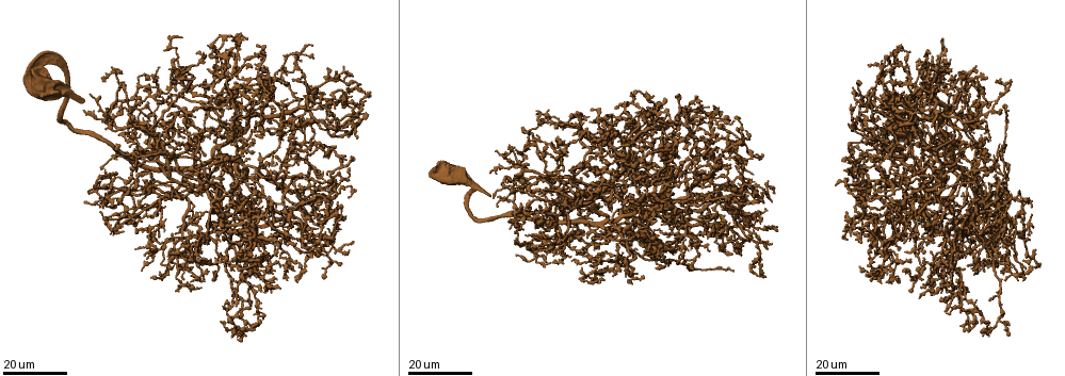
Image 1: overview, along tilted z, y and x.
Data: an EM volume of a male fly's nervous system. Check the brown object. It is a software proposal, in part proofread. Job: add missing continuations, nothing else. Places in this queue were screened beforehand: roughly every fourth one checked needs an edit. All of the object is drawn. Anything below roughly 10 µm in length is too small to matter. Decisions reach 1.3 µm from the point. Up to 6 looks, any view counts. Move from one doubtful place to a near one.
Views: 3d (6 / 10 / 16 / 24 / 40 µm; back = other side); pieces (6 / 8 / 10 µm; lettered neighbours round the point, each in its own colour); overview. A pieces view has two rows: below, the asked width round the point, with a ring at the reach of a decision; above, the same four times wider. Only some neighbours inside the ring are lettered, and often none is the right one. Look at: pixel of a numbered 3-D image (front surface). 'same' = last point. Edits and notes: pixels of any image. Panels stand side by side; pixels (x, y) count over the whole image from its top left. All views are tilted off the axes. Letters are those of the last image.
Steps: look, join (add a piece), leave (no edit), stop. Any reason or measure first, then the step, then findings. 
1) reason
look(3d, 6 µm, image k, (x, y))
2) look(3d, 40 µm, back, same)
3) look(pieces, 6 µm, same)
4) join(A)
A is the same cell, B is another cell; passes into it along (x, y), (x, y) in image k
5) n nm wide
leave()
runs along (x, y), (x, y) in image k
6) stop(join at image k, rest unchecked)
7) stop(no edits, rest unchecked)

branch stops here
look(3d, 24 µm, image 1, (719, 167))

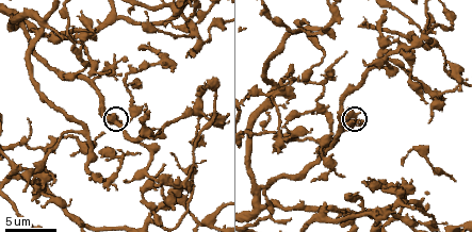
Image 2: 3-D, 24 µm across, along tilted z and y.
zoom in
look(3d, 10 µm, image 2, (360, 110))

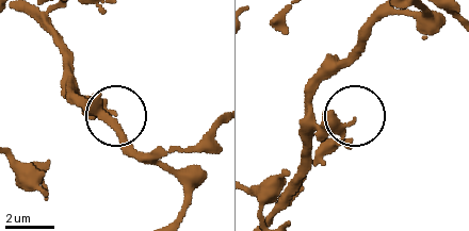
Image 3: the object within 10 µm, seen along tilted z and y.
see the neighbours
look(pieces, 10 µm, image 3, (113, 112))

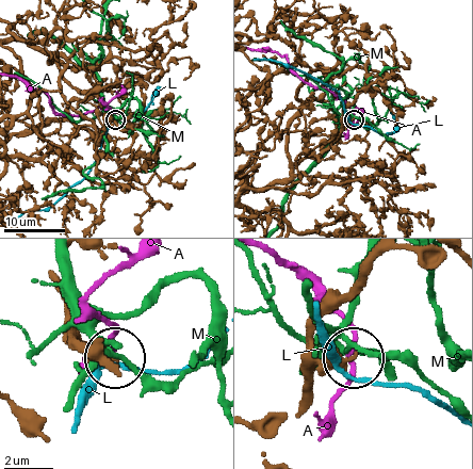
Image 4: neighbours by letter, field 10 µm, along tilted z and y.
leave()
A, L and M are other cells; runs along (300, 402), (313, 372), (348, 358) in image 4; none of them fits

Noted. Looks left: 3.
branch stops here
look(3d, 6 µm, image 2, (149, 112))

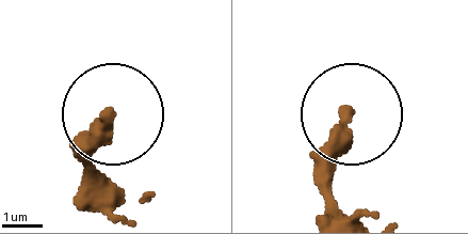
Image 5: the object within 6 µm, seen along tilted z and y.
see the neighbours
look(pieces, 10 µm, image 5, (106, 116))

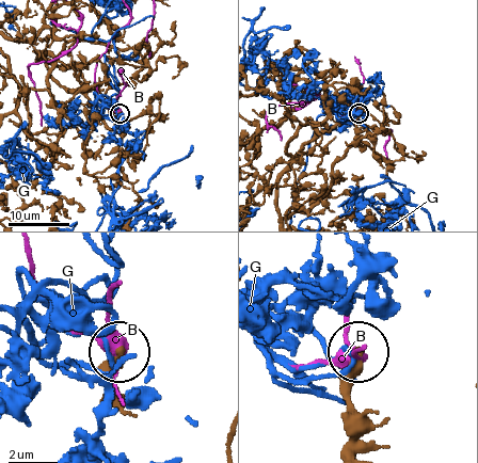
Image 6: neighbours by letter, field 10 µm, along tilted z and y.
leave()
B and G are other cells; none of them fits

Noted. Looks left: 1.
stop(no edits, rest unchecked)

